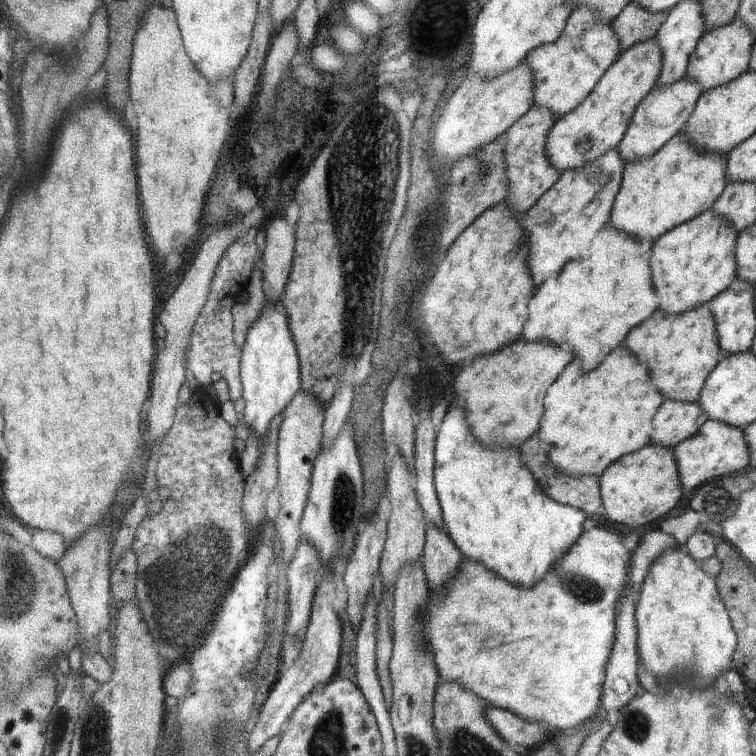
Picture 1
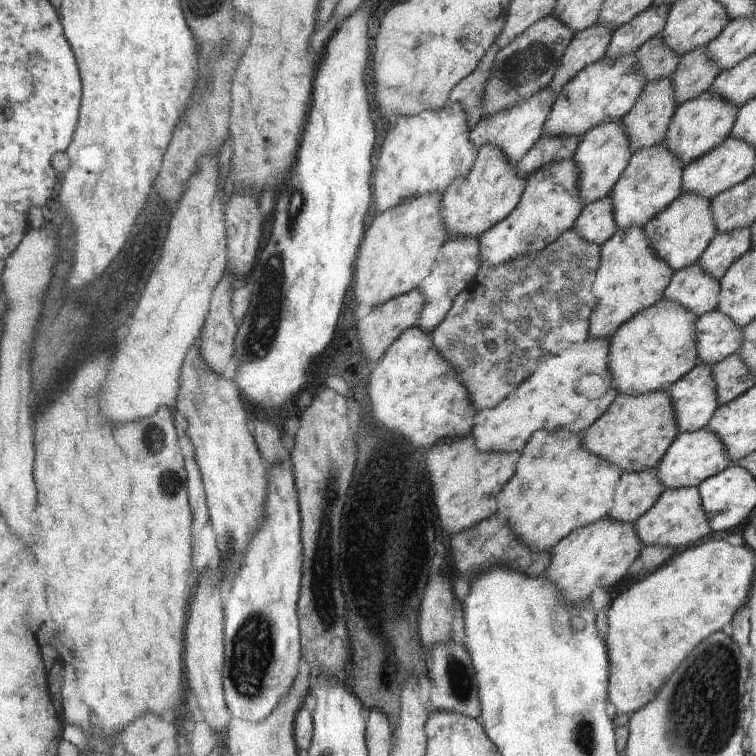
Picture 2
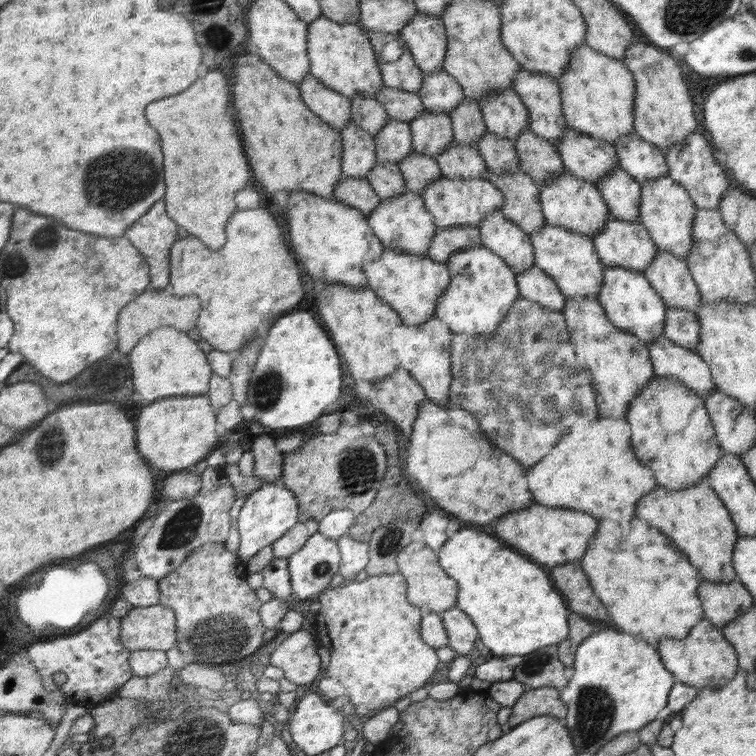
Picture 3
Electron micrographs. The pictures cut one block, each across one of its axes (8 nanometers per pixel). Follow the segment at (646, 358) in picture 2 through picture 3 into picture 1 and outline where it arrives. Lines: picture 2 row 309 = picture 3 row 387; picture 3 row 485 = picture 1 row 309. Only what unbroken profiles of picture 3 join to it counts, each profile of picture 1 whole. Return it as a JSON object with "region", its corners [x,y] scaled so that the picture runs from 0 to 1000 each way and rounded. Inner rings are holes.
{"region":[[[940,278],[894,299],[862,323],[860,352],[872,409],[878,417],[899,417],[923,409],[964,382],[975,368],[971,331],[976,306]]]}

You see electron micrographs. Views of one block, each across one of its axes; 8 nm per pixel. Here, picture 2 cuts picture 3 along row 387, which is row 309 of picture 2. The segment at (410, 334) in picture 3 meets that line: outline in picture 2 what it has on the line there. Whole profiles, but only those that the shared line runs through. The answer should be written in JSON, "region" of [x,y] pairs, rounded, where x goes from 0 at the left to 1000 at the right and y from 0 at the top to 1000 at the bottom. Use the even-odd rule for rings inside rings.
{"region":[[[594,312],[590,323],[581,332],[570,361],[553,378],[553,386],[561,392],[562,397],[553,434],[566,440],[577,435],[595,413],[602,396],[627,372],[635,354],[638,354],[638,341],[635,341],[634,315],[622,315],[622,312],[597,315]]]}

